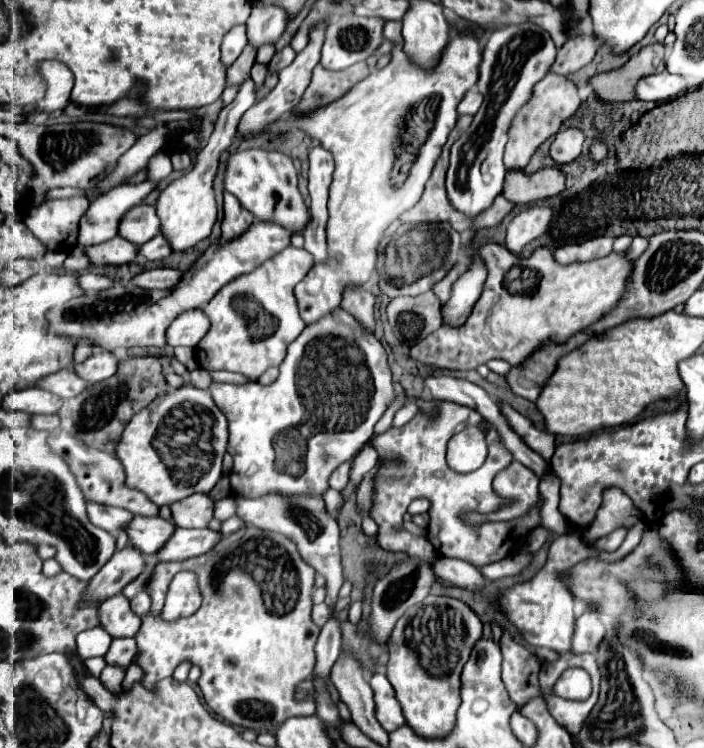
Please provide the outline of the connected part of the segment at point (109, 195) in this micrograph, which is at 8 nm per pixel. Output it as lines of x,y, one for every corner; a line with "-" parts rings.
125,182
91,200
89,208
85,210
85,216
81,216
77,244
93,246
115,238
121,216
129,208
141,204
153,188
155,182
141,182
141,184

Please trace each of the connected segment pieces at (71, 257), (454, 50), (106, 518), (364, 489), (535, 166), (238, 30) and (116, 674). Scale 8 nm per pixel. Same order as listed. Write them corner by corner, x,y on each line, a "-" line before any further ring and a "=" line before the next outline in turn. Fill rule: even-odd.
75,246
69,254
67,254
67,260
63,264
63,268
67,272
81,272
81,270
87,270
91,266
89,258
83,254
83,250
79,246
=
387,20
383,36
393,44
389,52
391,60
383,70
371,72
365,80
345,92
341,100
333,100
333,104
317,108
315,112
287,112
277,122
259,132
285,134
301,130
309,138
319,140
323,148
329,150
335,158
327,222
327,248
331,252
331,258
327,260
327,264
315,264
295,288
299,314
307,324
337,308
347,286
365,286
371,280
377,260
377,244
383,232
421,198
423,186
431,176
441,148
457,122
457,104
463,100
465,92
479,80
483,50
479,38
469,30
449,30
449,48
445,48
443,58
437,60
435,68
429,68
429,72
425,72
425,68
417,68
417,64
413,64
409,56
405,56
399,20
-
431,96
437,102
433,132
429,132
429,140
421,144
421,152
417,152
417,160
409,170
409,180
405,180
401,188
393,188
391,173
396,160
396,145
407,135
407,116
417,102
=
87,502
87,514
89,514
89,520
107,530
107,532
115,532
115,530
123,530
133,514
123,510
123,508
111,508
111,506
103,506
103,504
93,504
93,502
=
373,468
371,472
367,472
367,474
365,474
365,478
363,478
363,482
361,482
359,490
357,490
357,502
359,502
359,506
361,506
361,510
363,510
363,514
365,514
365,516
369,516
369,508
371,508
373,472
375,472
375,468
=
551,138
545,144
541,144
541,148
537,148
537,152
533,154
525,172
533,172
533,170
539,170
539,168
545,168
545,166
557,166
549,156
549,146
551,146
=
235,26
227,32
225,40
223,40
223,46
221,46
221,62
229,68
237,58
239,54
243,52
247,44
247,36
245,36
245,26
=
105,666
105,670
101,672
101,682
105,684
105,688
109,688
109,692
119,692
123,676
125,676
125,672
121,668

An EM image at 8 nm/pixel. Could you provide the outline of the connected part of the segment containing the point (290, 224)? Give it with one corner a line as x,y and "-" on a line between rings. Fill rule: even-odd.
243,150
227,158
225,188
259,220
271,220
287,228
289,232
299,232
307,222
307,208
297,188
297,170
289,156
281,152
267,150

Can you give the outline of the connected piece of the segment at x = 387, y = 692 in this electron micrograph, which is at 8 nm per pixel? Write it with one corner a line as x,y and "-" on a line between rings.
385,672
373,674
369,678
369,684
371,684
373,694
375,694
375,716
377,716
379,724
387,732
401,728
405,724
403,710
395,698
395,690
393,690
391,682
387,680
387,674

